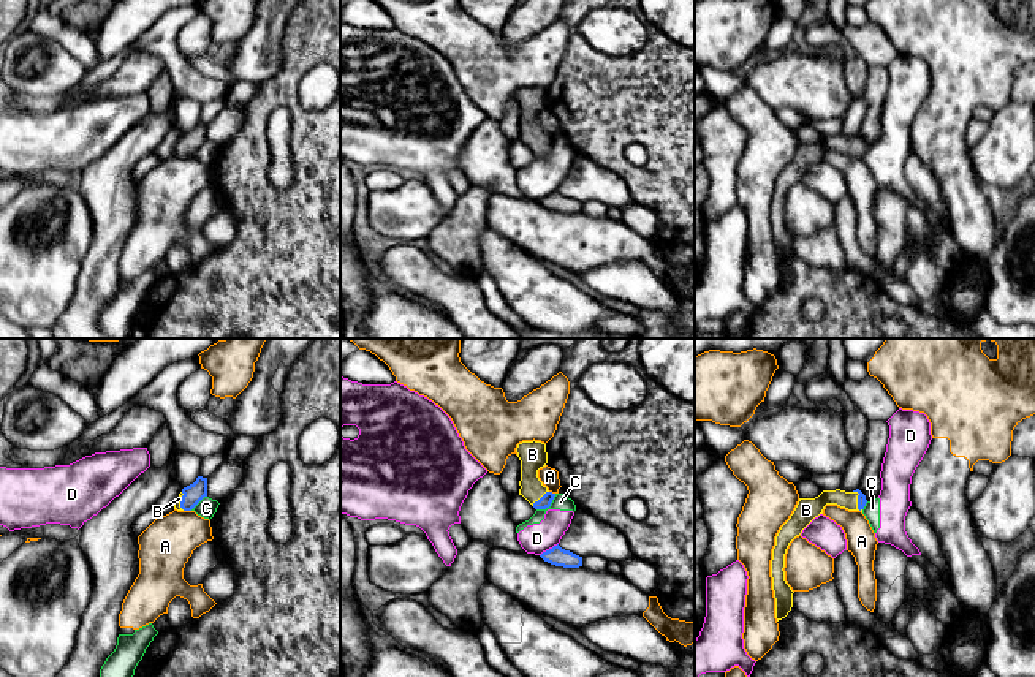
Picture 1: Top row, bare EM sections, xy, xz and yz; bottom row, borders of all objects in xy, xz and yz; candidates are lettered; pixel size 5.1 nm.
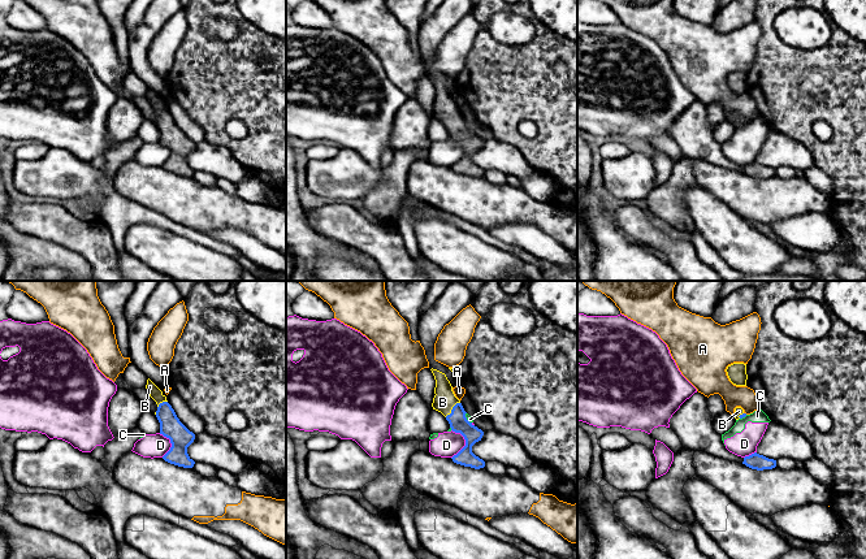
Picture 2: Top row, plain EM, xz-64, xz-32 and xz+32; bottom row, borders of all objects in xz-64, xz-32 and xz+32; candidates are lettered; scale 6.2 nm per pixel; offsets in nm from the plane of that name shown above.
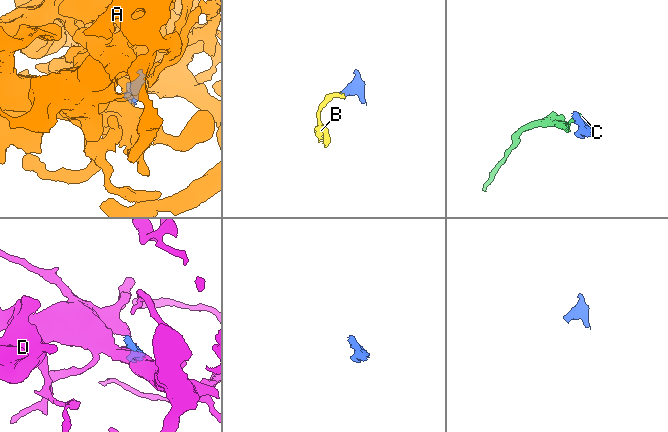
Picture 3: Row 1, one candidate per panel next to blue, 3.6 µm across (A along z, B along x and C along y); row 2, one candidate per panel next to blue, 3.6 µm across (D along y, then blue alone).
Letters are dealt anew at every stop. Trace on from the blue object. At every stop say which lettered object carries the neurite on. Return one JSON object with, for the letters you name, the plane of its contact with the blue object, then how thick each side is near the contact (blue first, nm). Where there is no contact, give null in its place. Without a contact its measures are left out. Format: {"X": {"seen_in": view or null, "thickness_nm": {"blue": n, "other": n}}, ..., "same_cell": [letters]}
{"B": {"seen_in": "xz", "thickness_nm": {"blue": 70, "other": 140}}, "same_cell": ["B"]}

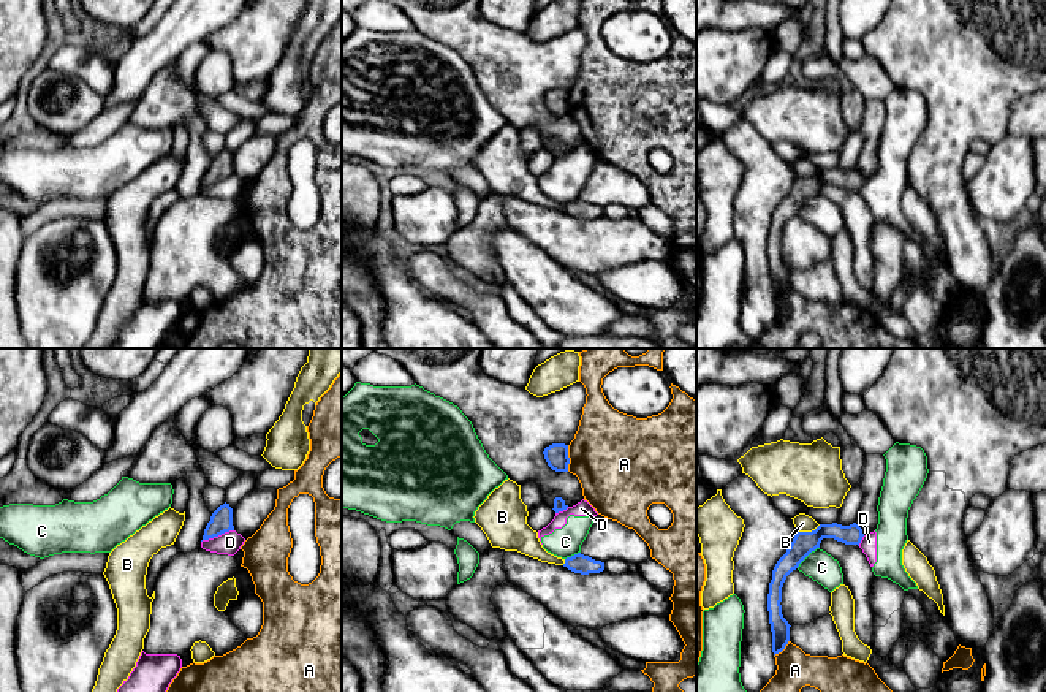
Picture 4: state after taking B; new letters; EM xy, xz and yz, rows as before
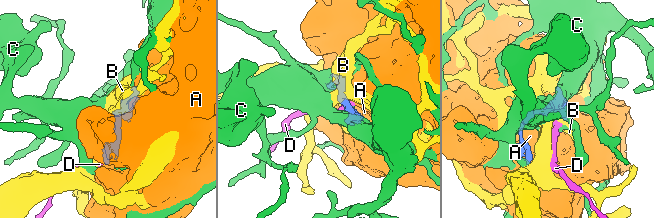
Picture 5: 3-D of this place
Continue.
{"same_cell": []}

